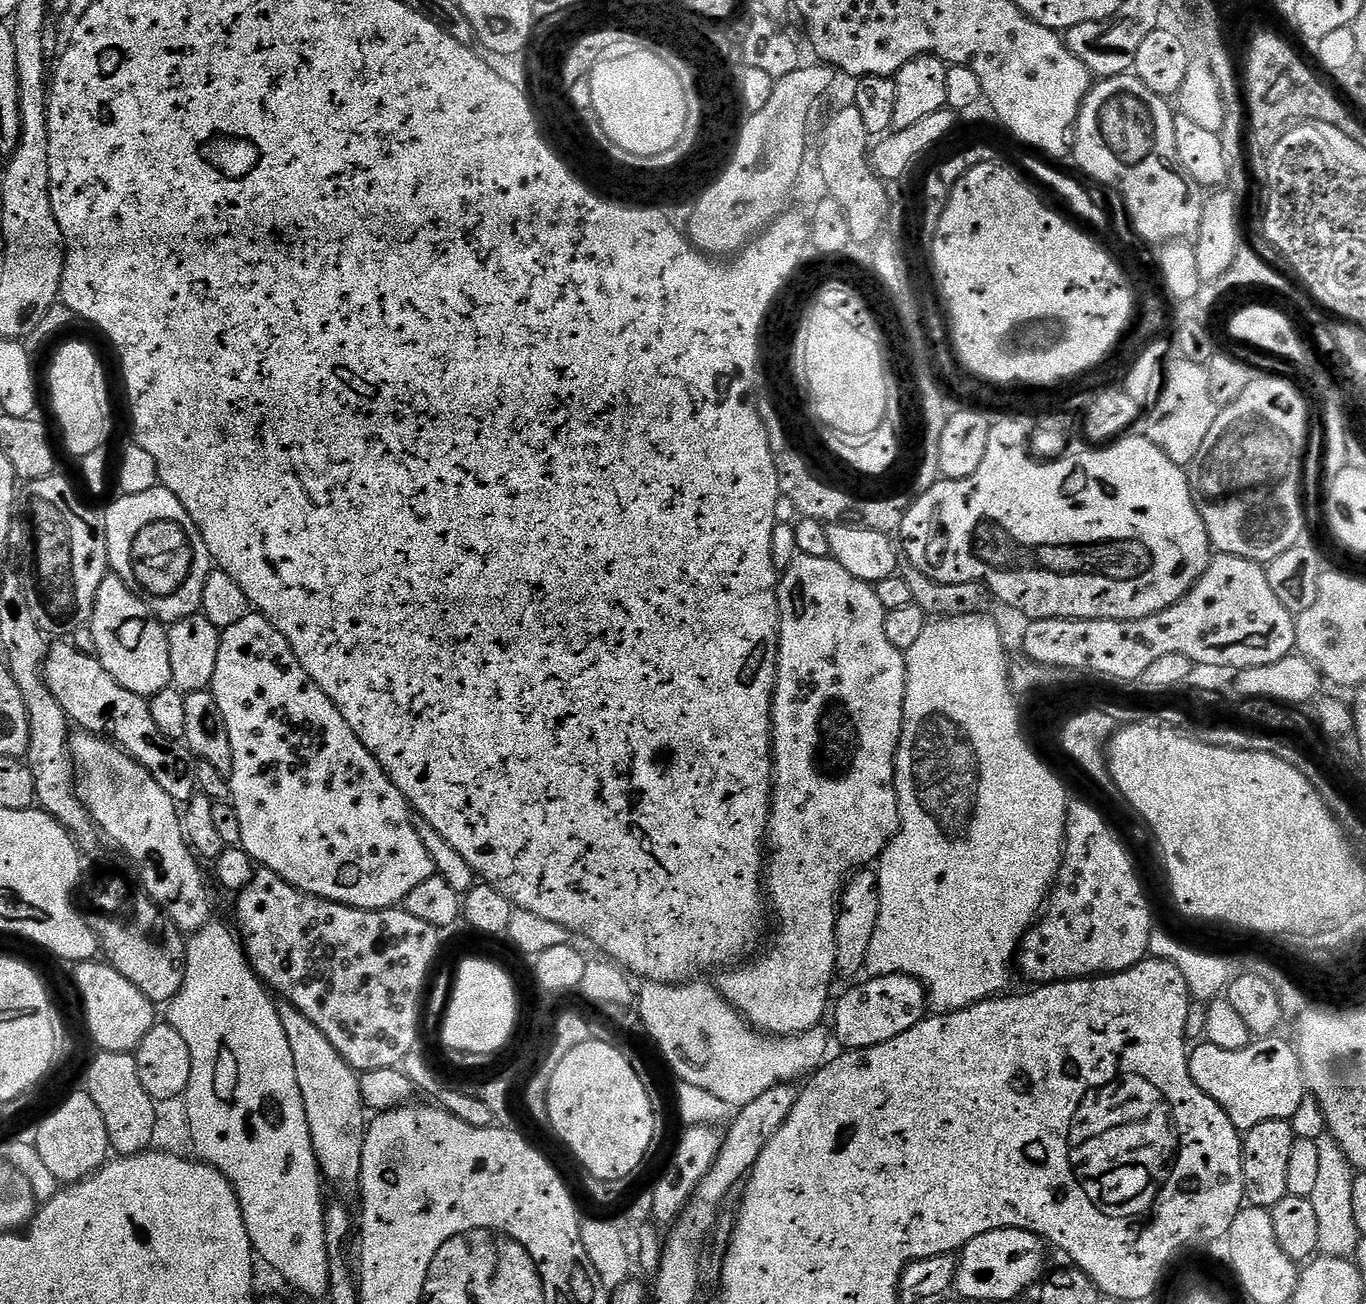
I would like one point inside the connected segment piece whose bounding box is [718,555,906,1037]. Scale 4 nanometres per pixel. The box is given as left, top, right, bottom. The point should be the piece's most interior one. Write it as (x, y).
(837, 710)

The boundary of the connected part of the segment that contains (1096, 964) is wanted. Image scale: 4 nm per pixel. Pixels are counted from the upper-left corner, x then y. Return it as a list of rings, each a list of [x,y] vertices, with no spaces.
[[[1080,800],[1069,803],[1068,813],[1064,819],[1064,857],[1060,860],[1060,869],[1056,875],[1056,883],[1053,884],[1048,899],[1042,909],[1042,915],[1034,930],[1025,933],[1022,947],[1018,952],[1018,965],[1020,972],[1029,980],[1029,985],[1043,986],[1046,984],[1059,984],[1061,980],[1079,980],[1081,978],[1091,978],[1101,974],[1111,974],[1113,972],[1125,972],[1130,970],[1141,960],[1149,955],[1148,943],[1151,940],[1154,925],[1152,925],[1152,908],[1148,905],[1148,896],[1144,893],[1144,888],[1140,885],[1140,880],[1136,877],[1136,868],[1132,865],[1132,860],[1128,857],[1128,852],[1124,849],[1124,844],[1120,841],[1120,836],[1104,821],[1104,816],[1092,804]]]

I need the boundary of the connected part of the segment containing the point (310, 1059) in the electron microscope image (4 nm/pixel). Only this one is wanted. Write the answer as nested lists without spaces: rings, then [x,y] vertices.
[[[280,1002],[276,1004],[278,1018],[282,1022],[282,1030],[286,1030],[286,1042],[290,1042],[290,1054],[294,1058],[294,1075],[298,1077],[298,1090],[302,1090],[302,1106],[306,1106],[306,1122],[310,1126],[310,1138],[314,1146],[316,1161],[320,1167],[320,1175],[336,1188],[355,1189],[362,1174],[362,1146],[366,1131],[366,1107],[359,1092],[359,1075],[330,1046],[330,1038],[318,1030],[293,1004]]]

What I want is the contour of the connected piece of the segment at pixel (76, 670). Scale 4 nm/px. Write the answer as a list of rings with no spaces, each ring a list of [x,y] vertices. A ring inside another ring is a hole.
[[[56,642],[49,647],[44,659],[44,681],[58,698],[58,706],[68,715],[69,721],[77,729],[93,732],[119,744],[129,756],[134,757],[162,786],[164,793],[183,806],[197,795],[198,781],[196,764],[187,747],[166,737],[154,726],[154,718],[150,718],[148,700],[138,694],[130,694],[108,673],[95,655],[79,652],[71,648],[68,642]]]

